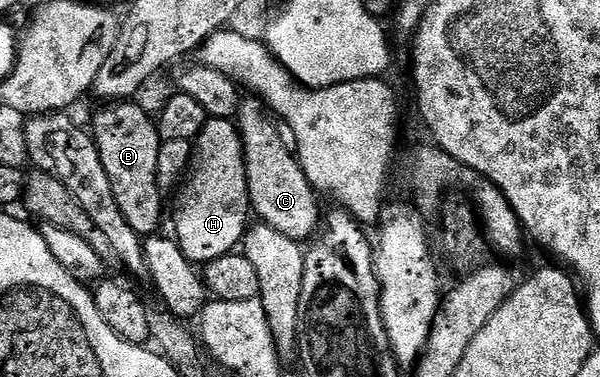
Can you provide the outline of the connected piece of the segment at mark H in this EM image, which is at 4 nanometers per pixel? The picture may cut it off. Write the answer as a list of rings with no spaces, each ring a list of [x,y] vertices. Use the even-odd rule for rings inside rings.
[[[208,118],[198,139],[194,140],[189,174],[179,193],[173,235],[187,259],[196,265],[206,265],[217,257],[232,254],[242,244],[249,226],[247,215],[252,214],[252,209],[247,188],[247,170],[243,160],[243,140],[239,138],[238,126],[232,120]]]

